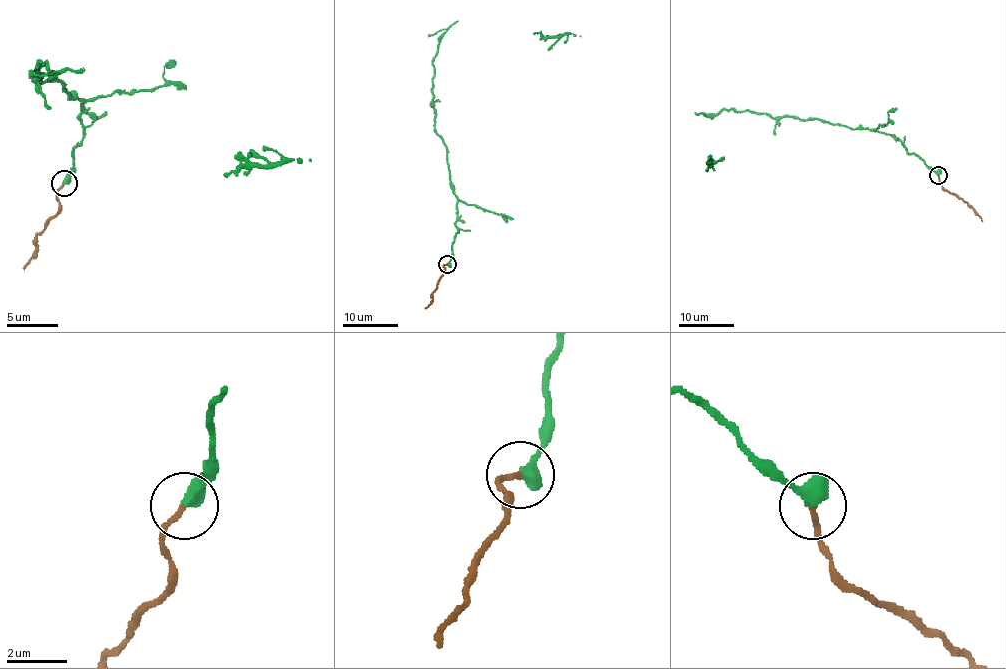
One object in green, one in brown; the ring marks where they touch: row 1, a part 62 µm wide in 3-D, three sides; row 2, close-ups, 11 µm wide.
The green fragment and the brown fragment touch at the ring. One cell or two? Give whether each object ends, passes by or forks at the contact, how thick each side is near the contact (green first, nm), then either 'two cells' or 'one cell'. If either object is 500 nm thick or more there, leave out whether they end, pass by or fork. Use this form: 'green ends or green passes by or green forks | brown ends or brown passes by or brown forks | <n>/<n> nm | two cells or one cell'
green passes by | brown ends | 360/180 nm | two cells

